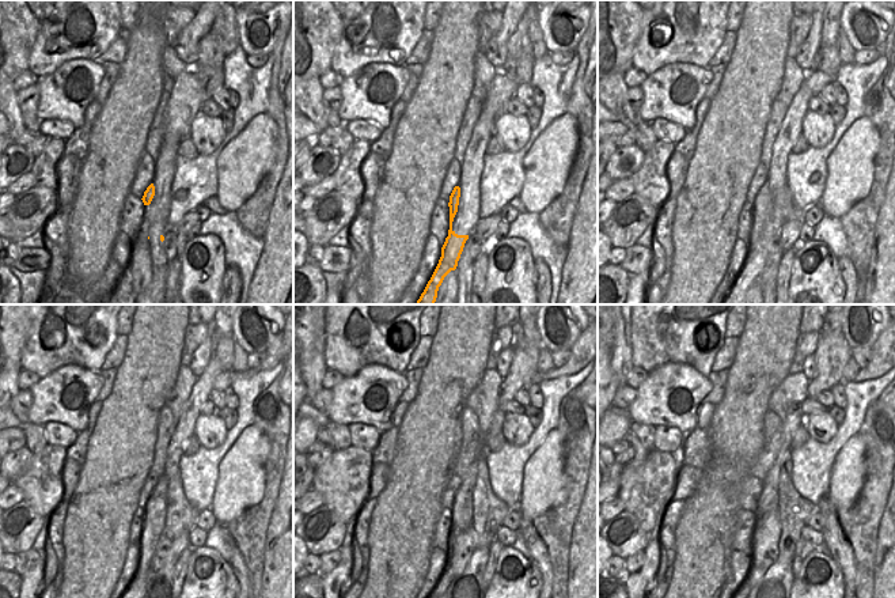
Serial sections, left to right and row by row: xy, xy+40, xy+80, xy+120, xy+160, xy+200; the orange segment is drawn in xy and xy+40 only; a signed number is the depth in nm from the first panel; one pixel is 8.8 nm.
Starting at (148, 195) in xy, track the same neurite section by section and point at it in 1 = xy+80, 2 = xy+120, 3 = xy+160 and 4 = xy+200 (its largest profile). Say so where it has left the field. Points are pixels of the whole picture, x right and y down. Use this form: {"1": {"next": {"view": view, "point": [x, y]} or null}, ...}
{"1": {"next": {"view": "xy+80", "point": [762, 208]}}, "2": {"next": {"view": "xy+120", "point": [155, 508]}}, "3": {"next": {"view": "xy+160", "point": [461, 510]}}, "4": {"next": {"view": "xy+200", "point": [768, 499]}}}

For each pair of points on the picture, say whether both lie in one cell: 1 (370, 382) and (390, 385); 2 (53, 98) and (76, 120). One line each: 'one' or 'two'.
1: one
2: one

